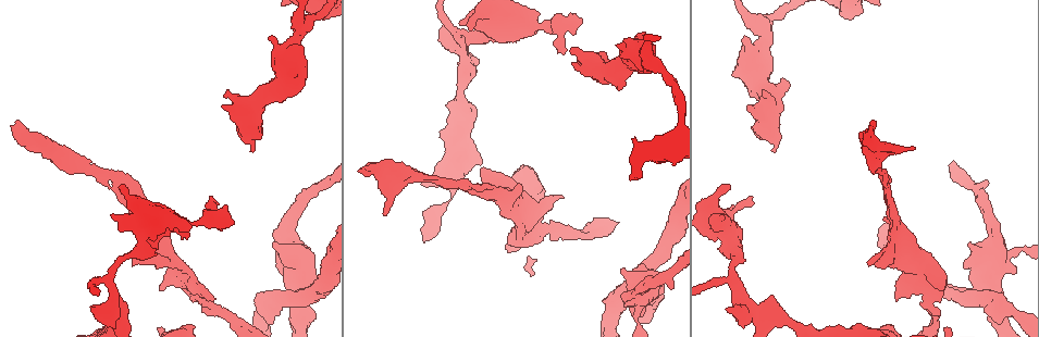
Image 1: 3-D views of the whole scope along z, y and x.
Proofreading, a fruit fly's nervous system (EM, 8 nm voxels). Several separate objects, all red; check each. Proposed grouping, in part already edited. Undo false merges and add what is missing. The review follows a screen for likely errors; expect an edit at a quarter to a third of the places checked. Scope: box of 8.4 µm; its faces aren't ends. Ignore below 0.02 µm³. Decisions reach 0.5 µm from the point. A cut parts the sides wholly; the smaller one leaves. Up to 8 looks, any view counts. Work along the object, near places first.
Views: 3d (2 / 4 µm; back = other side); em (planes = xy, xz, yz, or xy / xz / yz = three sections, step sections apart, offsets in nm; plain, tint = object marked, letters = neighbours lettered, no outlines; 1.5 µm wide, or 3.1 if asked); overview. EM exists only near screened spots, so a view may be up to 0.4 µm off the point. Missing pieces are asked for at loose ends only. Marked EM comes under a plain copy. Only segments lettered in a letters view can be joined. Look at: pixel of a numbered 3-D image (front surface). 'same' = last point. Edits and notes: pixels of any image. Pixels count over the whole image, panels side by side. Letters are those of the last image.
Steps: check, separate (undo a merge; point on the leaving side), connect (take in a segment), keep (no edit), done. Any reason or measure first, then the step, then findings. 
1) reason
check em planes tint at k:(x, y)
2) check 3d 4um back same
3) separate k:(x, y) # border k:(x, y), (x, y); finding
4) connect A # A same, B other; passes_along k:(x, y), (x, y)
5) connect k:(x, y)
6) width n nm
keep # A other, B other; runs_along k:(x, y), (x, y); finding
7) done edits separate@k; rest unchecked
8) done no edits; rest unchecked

branch stops here
check em planes letters at 1:(143, 194)

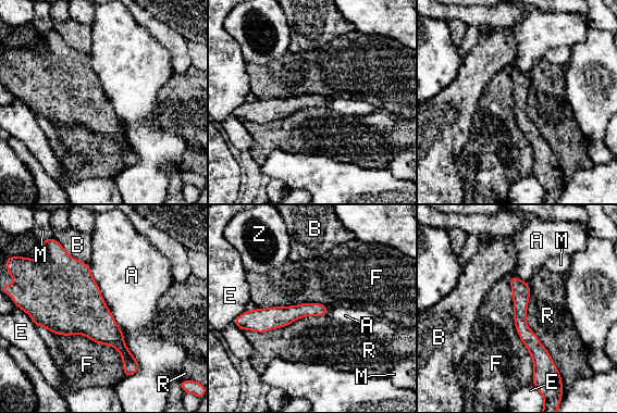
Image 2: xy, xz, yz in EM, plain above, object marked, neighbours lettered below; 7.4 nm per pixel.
keep # A other, B other, E other, F other, M other, R other, Z other; border 2:(89, 265), (103, 302), (122, 332); no lettered segment goes on from it

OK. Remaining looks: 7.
sudden change in width
check em planes letters at 1:(521, 225)

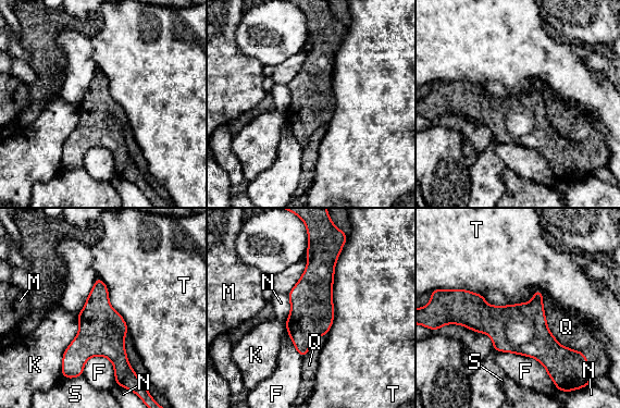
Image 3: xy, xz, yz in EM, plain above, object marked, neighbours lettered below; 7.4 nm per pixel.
longest_contact T 700 nm
keep # F other, K other, M other, N other, Q other, S other, T other; border 3:(287, 294), (289, 314), (285, 322); all the same neuron

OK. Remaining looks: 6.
sudden change in width
check em xy step 4 tint at 1:(581, 234)

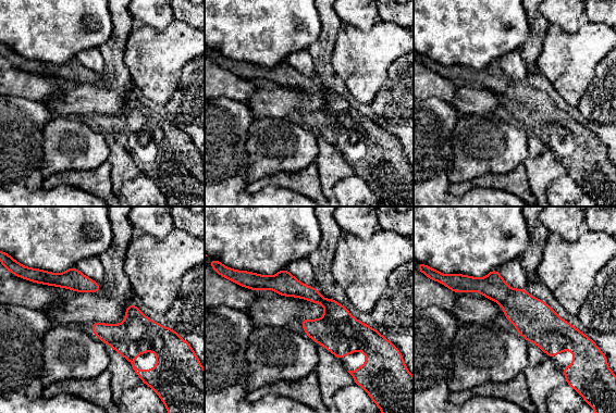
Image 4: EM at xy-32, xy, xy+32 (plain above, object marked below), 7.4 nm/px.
check em planes letters same

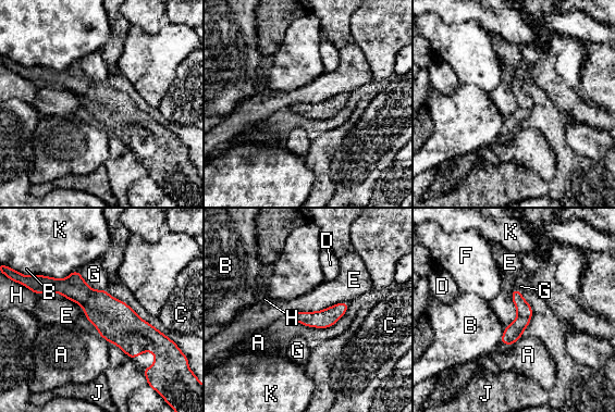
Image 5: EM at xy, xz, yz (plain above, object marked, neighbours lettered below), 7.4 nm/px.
keep # A other, B other, C other, D other, E other, F other, G other, H other, J other, K other; runs_along 5:(38, 289), (74, 287), (132, 335), (160, 335); continuous, no second neuron

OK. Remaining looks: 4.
done no edits; rest unchecked

